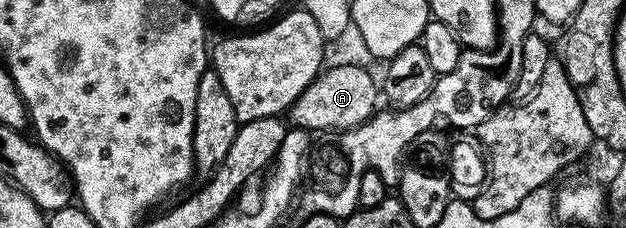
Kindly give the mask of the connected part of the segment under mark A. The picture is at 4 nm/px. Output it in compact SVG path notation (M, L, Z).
M335 65L324 68L319 76L315 77L309 83L309 87L305 87L305 91L301 91L301 95L294 101L289 110L290 124L297 128L303 128L310 131L316 129L335 129L334 131L346 131L349 129L356 129L358 125L364 125L370 117L375 116L380 97L381 89L371 78L371 73L367 69L362 69L359 65Z

